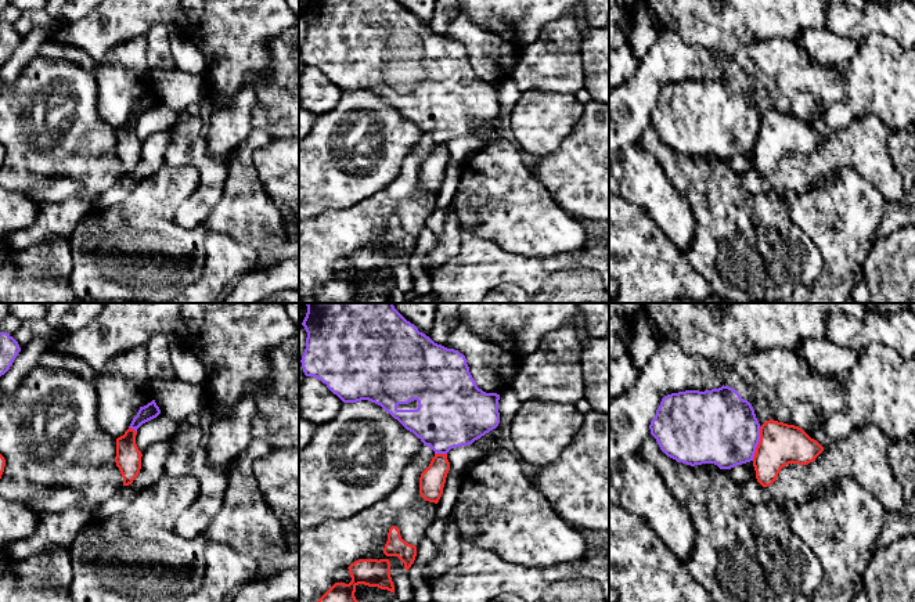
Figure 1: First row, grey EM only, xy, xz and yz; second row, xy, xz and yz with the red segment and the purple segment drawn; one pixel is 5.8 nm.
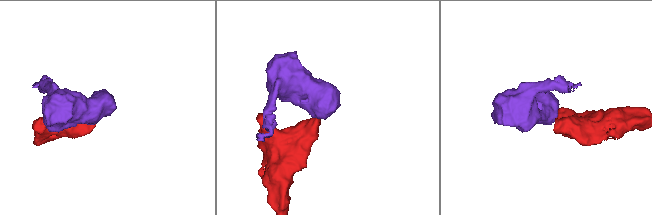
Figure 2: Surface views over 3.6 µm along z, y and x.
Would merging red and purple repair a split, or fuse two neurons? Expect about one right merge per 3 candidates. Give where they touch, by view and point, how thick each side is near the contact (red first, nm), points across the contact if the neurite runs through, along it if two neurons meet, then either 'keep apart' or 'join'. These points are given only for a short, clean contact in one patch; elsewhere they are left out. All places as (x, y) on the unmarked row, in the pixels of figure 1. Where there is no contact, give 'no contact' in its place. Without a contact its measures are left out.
meets red in yz at (759, 133); 240 nm thick on the red side, 420 nm on the other; border along yz (762, 116), (752, 150); keep apart

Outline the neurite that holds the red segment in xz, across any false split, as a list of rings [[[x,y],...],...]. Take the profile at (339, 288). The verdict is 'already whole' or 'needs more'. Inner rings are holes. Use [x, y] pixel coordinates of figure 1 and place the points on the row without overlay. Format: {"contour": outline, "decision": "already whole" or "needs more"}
{"contour": [[[359,249],[349,257],[352,271],[335,273],[316,293],[316,303],[359,303],[356,277],[364,274],[395,284],[389,249]]], "decision": "already whole"}

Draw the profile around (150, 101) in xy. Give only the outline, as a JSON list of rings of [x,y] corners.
[[[152,90],[152,91],[148,93],[147,95],[140,97],[137,105],[133,108],[133,111],[132,111],[132,113],[130,113],[129,118],[132,118],[132,119],[134,119],[134,120],[137,122],[137,119],[138,119],[143,113],[145,113],[145,112],[156,108],[159,104],[161,104],[161,100],[159,100],[159,97],[156,95],[155,90]]]

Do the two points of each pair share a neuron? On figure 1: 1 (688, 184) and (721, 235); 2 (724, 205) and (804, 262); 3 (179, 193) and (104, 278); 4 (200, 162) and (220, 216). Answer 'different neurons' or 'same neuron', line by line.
1: same neuron
2: same neuron
3: same neuron
4: different neurons

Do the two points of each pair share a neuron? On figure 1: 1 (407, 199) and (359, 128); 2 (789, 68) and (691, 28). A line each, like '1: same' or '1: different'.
1: different
2: different

